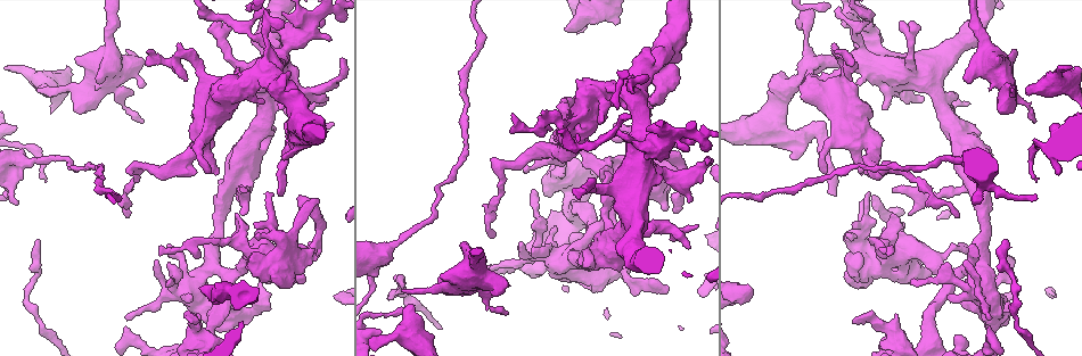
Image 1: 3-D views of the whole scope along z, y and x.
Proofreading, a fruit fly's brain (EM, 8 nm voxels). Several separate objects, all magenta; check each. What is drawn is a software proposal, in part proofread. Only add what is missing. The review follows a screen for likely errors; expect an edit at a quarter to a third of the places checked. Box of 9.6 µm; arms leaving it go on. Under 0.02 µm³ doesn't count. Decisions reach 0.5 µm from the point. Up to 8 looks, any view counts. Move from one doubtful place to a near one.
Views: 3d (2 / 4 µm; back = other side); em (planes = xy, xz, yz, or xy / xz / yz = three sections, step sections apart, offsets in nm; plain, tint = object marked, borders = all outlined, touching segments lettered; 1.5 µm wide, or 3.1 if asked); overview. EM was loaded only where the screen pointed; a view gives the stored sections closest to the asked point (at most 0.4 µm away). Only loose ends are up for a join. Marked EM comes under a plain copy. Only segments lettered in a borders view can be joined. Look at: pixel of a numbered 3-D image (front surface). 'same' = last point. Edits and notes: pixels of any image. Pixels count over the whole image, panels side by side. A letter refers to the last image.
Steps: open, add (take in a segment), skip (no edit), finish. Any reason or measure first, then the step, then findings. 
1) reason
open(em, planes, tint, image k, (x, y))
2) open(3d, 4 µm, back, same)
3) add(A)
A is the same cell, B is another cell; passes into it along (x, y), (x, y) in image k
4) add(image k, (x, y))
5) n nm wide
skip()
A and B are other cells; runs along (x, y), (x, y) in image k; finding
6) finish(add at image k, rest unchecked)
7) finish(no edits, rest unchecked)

open(3d, 4 µm, image 1, (615, 23))

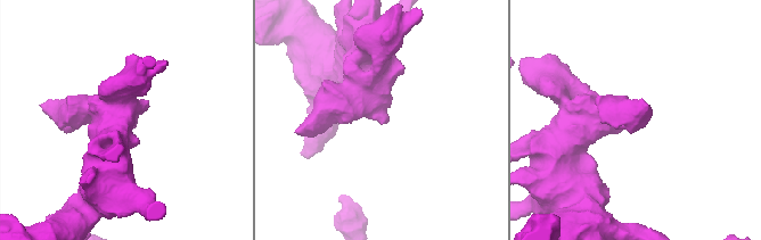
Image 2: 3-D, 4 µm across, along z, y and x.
arms of 260, 400 nm
open(em, xy, step 4, tint, image 2, (383, 123))

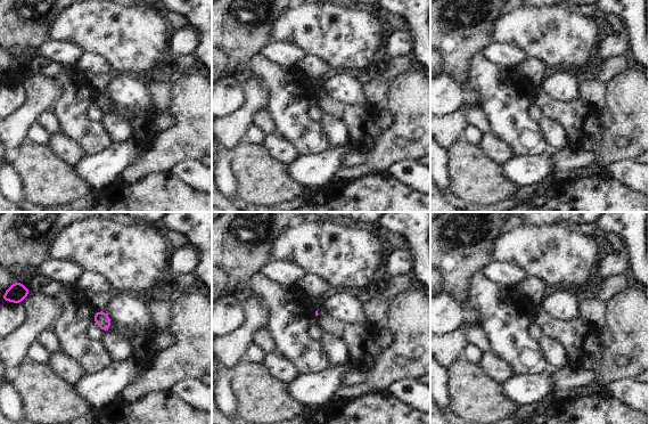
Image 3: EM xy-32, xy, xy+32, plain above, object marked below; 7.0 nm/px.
open(em, planes, borders, same)

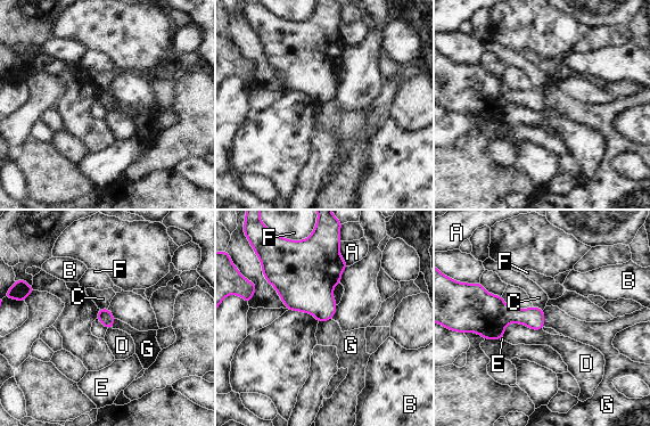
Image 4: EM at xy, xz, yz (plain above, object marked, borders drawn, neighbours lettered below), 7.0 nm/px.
skip()
A, B, C, D, E, F and G are other cells; border along (543, 309), (544, 326) in image 4; none of them fits

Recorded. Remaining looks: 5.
an open end
open(3d, 2 µm, image 1, (278, 195))

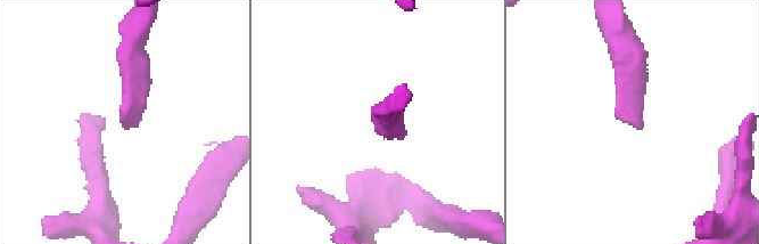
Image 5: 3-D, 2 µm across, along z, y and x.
now the EM
open(em, planes, tint, image 5, (637, 127))

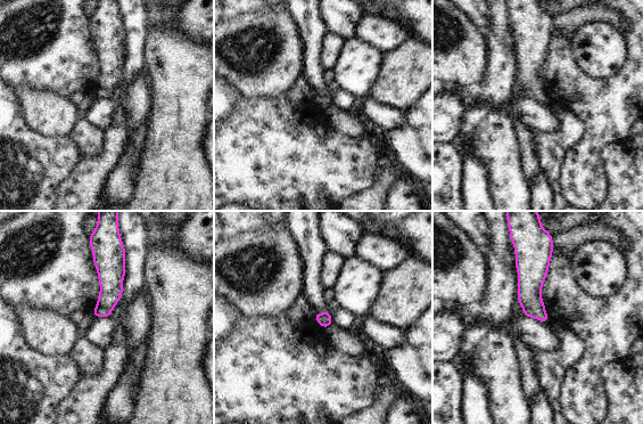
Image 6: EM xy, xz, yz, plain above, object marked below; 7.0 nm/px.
what lies round it
open(em, planes, borders, same)

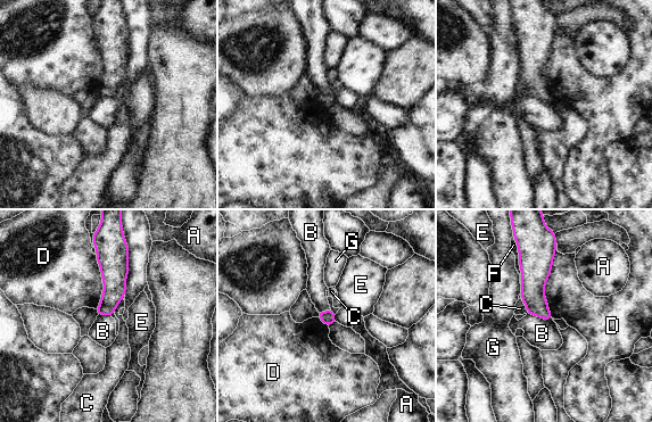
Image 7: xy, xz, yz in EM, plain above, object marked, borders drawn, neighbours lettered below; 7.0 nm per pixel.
100 nm wide
skip()
A, B, C, D, E, F and G are other cells; border along (527, 312), (552, 320) in image 7; none of them fits

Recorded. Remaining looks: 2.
branch stops here
open(em, yz, step 8, tint, image 1, (1051, 126))

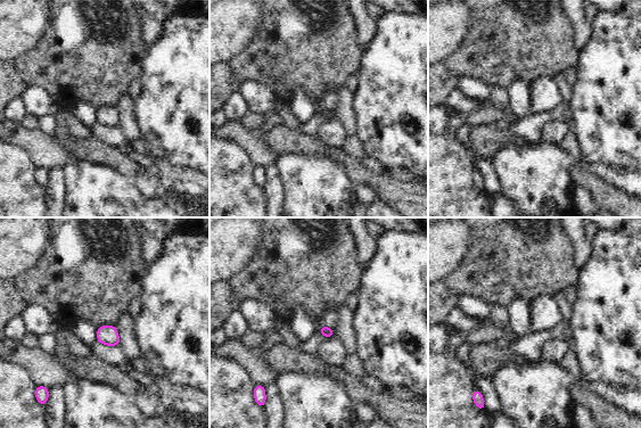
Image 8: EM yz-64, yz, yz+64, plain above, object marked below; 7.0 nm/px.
open(em, planes, borders, same)

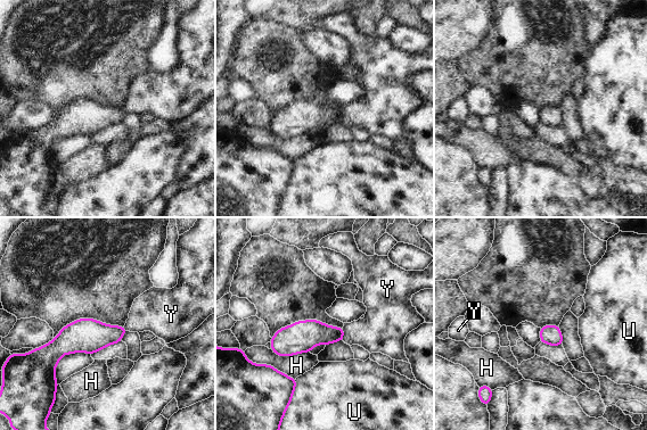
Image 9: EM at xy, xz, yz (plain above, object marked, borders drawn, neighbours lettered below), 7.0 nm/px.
skip()
H, U and Y are other cells; border along (244, 350), (252, 362), (295, 379) in image 9; no lettered segment goes on from it

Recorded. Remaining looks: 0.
finish(no edits, rest unchecked)

